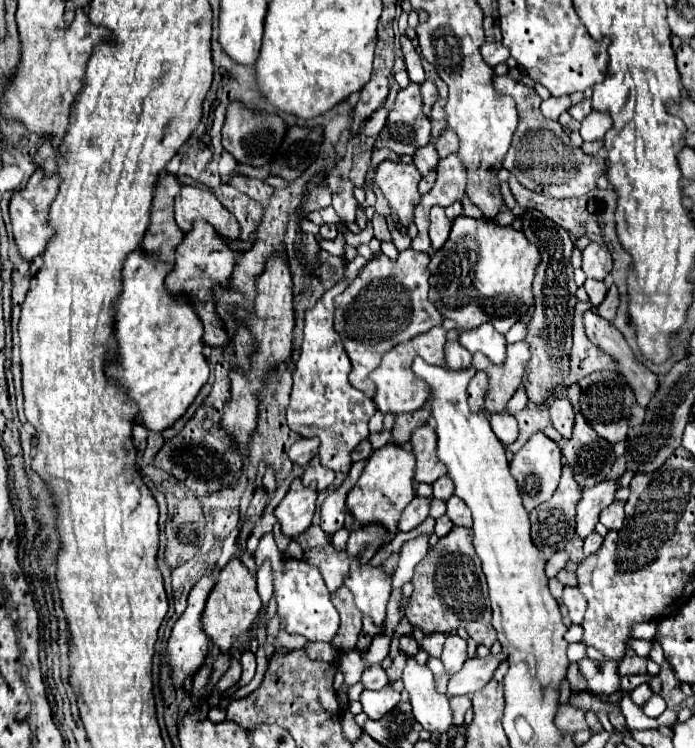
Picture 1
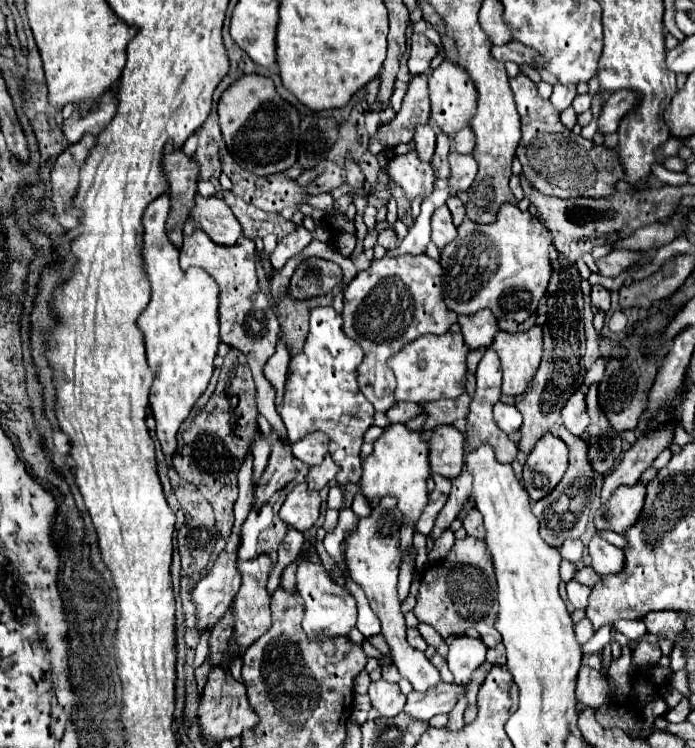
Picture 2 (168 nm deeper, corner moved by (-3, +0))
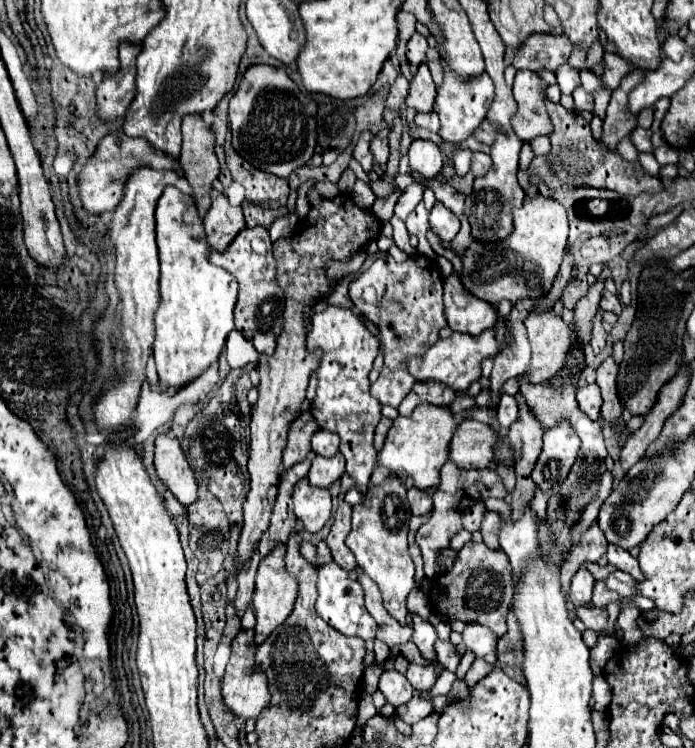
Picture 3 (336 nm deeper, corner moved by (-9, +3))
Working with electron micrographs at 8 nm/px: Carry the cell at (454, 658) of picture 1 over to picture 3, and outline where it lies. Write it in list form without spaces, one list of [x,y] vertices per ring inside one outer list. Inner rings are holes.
[[[467,624],[463,630],[463,644],[475,658],[485,660],[487,664],[495,664],[495,646],[497,636],[489,628],[481,628],[479,624]]]

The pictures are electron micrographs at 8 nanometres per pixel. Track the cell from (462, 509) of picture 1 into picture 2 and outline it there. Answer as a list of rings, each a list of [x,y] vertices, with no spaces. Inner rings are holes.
[[[471,509],[469,515],[463,519],[463,527],[467,529],[467,535],[475,539],[485,539],[485,527],[483,527],[483,517],[479,515],[477,509]]]

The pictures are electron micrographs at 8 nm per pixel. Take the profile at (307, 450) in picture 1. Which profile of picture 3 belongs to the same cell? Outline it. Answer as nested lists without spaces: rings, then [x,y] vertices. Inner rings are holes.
[[[317,430],[311,438],[311,450],[319,456],[331,458],[339,450],[339,436],[327,430]]]

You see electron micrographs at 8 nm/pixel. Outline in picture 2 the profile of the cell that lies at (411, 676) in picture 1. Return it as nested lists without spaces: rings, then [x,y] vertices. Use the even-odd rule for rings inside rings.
[[[391,495],[383,497],[379,503],[375,503],[371,515],[365,519],[359,519],[357,527],[345,535],[345,557],[347,557],[347,567],[351,571],[351,577],[361,585],[371,609],[381,621],[381,633],[389,643],[391,659],[397,665],[401,677],[409,679],[415,691],[427,691],[429,687],[435,687],[440,683],[441,677],[439,671],[425,657],[425,653],[411,647],[406,640],[406,620],[401,613],[401,599],[397,595],[397,577],[399,577],[399,561],[401,561],[401,553],[399,553],[401,517],[403,515],[397,509],[395,499],[391,499]]]

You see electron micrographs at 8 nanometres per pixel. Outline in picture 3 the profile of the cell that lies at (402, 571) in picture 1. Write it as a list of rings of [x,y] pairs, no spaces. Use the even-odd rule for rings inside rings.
[[[409,488],[407,490],[407,498],[409,498],[409,504],[411,504],[411,512],[415,516],[423,516],[423,514],[429,514],[429,508],[431,508],[431,496],[423,490],[417,490],[417,488]]]

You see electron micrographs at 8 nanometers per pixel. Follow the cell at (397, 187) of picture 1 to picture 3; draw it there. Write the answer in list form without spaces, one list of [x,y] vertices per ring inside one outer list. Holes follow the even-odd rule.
[[[413,140],[409,148],[409,168],[427,180],[437,178],[443,168],[443,154],[431,140]]]

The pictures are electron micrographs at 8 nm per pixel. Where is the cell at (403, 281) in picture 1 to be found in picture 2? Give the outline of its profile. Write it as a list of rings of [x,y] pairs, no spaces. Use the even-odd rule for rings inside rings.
[[[425,253],[397,259],[383,257],[357,273],[345,289],[345,335],[355,339],[365,351],[365,359],[359,365],[359,387],[375,411],[387,413],[395,405],[395,375],[387,367],[387,359],[419,335],[443,335],[457,321],[457,315],[443,303],[441,275],[441,265]]]

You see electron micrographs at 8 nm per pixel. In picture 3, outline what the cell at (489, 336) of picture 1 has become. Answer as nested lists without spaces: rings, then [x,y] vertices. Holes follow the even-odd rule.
[[[455,274],[445,278],[443,300],[447,322],[457,332],[479,336],[485,328],[493,328],[497,322],[495,308],[483,300],[477,300],[475,296],[469,296],[469,292],[461,288],[461,282]]]

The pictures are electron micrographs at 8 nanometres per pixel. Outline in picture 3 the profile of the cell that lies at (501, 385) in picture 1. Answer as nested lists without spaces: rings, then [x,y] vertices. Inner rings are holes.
[[[531,312],[525,326],[533,350],[525,376],[531,384],[541,384],[561,370],[565,348],[569,348],[569,326],[553,312]]]

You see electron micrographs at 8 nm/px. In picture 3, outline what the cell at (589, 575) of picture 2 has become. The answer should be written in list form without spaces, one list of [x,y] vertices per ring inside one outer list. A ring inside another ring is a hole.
[[[619,570],[611,572],[607,578],[605,578],[605,586],[613,592],[617,592],[621,598],[631,598],[635,596],[637,592],[633,592],[633,586],[637,586],[637,582],[629,576],[629,574],[623,574]]]

